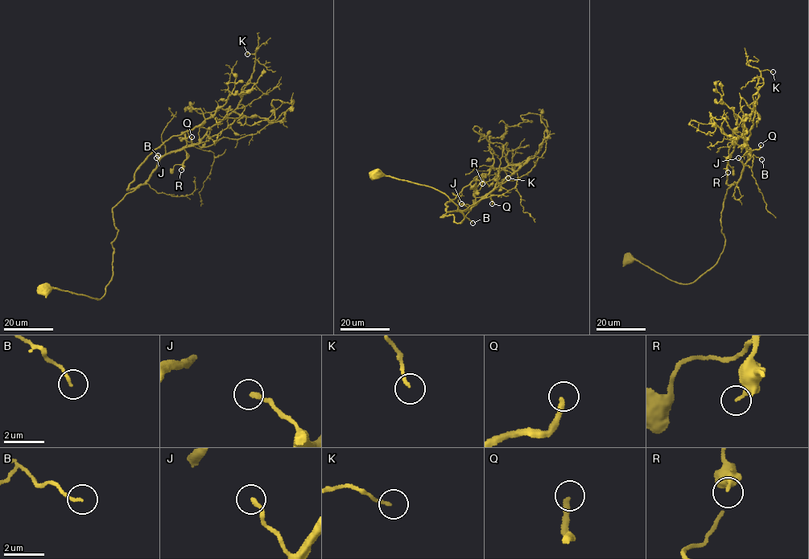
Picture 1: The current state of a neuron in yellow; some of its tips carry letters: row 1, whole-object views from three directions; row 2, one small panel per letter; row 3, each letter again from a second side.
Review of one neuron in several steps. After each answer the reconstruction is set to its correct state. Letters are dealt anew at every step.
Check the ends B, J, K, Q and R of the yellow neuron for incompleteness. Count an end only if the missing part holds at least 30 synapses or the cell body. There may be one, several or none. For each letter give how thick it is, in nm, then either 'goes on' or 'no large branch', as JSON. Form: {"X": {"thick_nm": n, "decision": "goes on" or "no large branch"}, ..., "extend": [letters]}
{"B": {"thick_nm": 140, "decision": "no large branch"}, "J": {"thick_nm": 240, "decision": "no large branch"}, "K": {"thick_nm": 140, "decision": "no large branch"}, "Q": {"thick_nm": 260, "decision": "goes on"}, "R": {"thick_nm": 240, "decision": "no large branch"}, "extend": ["Q"]}

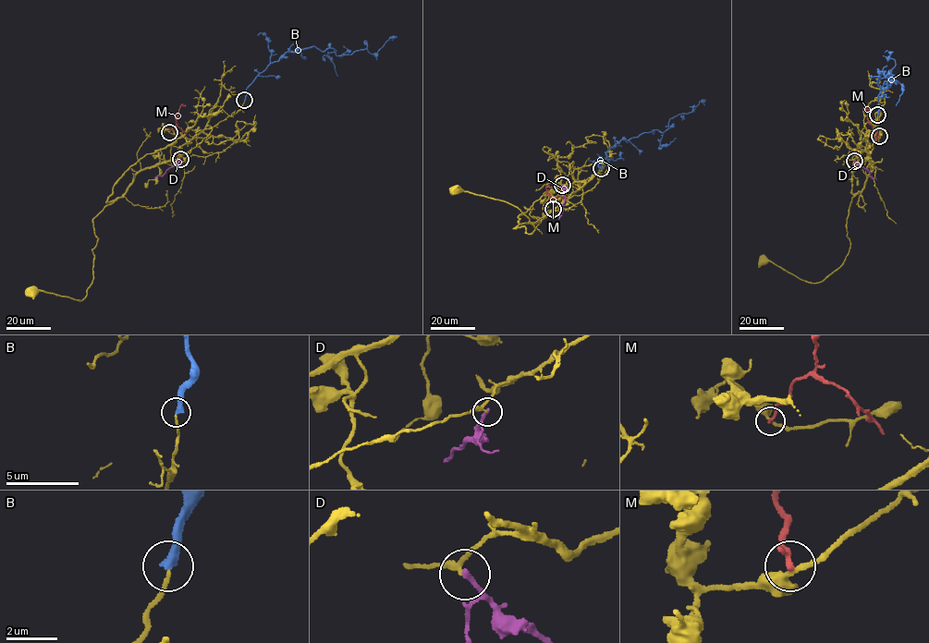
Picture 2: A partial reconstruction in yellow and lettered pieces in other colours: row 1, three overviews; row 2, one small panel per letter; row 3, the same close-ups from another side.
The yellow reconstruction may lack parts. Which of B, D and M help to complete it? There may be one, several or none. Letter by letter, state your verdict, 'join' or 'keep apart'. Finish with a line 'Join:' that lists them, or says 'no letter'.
B: keep apart
D: keep apart
M: keep apart
Join: no letter

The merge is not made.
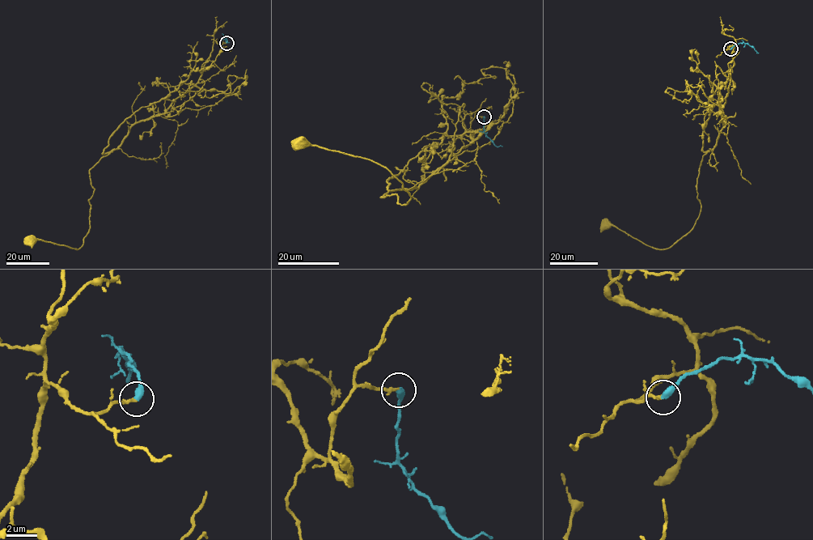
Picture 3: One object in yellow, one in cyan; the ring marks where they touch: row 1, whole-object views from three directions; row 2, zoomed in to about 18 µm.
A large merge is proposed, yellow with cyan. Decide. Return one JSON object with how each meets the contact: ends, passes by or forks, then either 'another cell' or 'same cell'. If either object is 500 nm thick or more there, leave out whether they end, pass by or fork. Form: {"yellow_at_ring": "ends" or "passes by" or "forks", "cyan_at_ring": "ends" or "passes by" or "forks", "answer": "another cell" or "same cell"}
{"yellow_at_ring": "ends", "cyan_at_ring": "ends", "answer": "same cell"}

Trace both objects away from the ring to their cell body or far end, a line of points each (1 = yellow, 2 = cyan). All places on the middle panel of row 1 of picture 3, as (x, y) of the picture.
1: (483, 116), (472, 121), (473, 140), (418, 186), (381, 197), (406, 205), (411, 199), (380, 165), (298, 142)
2: (483, 116), (486, 136), (497, 146), (502, 146)

